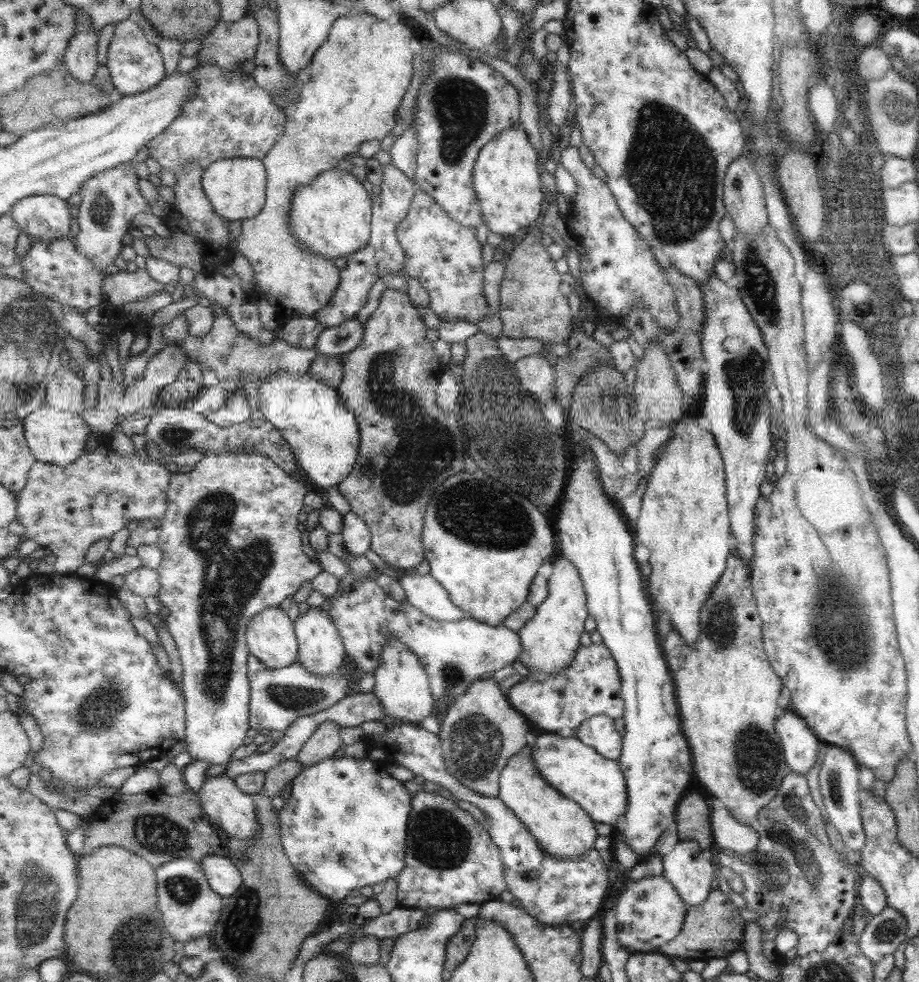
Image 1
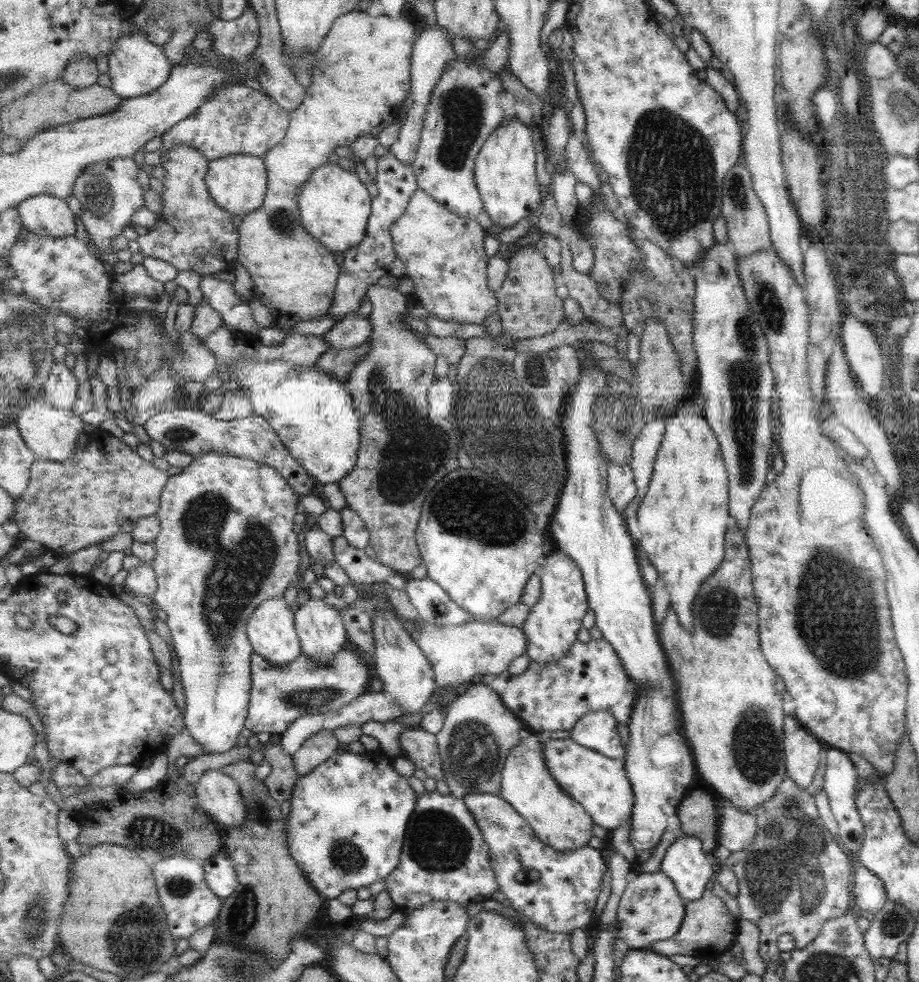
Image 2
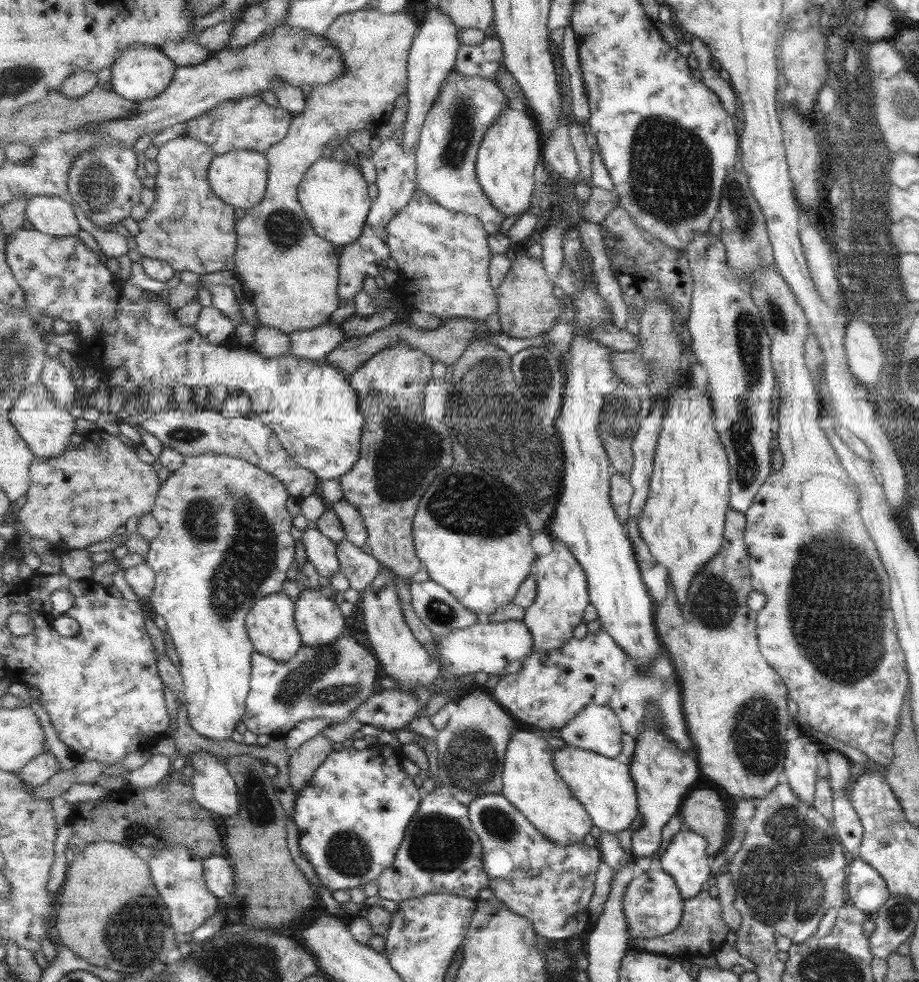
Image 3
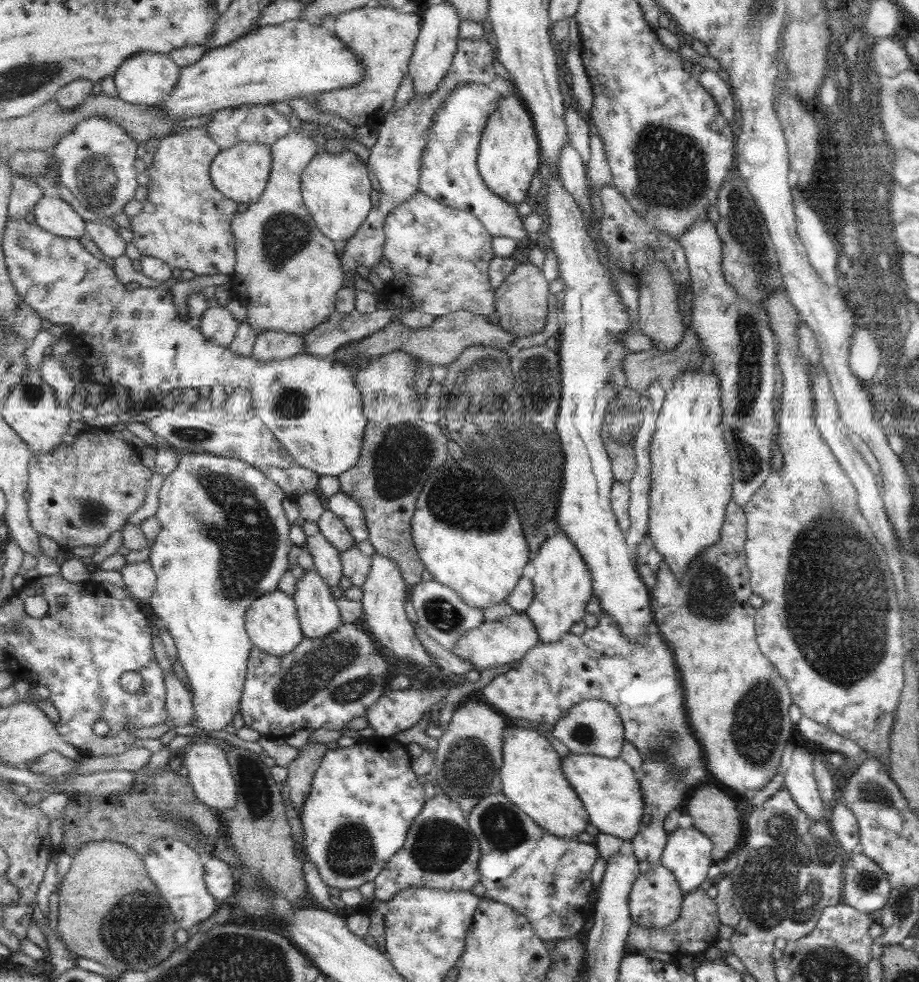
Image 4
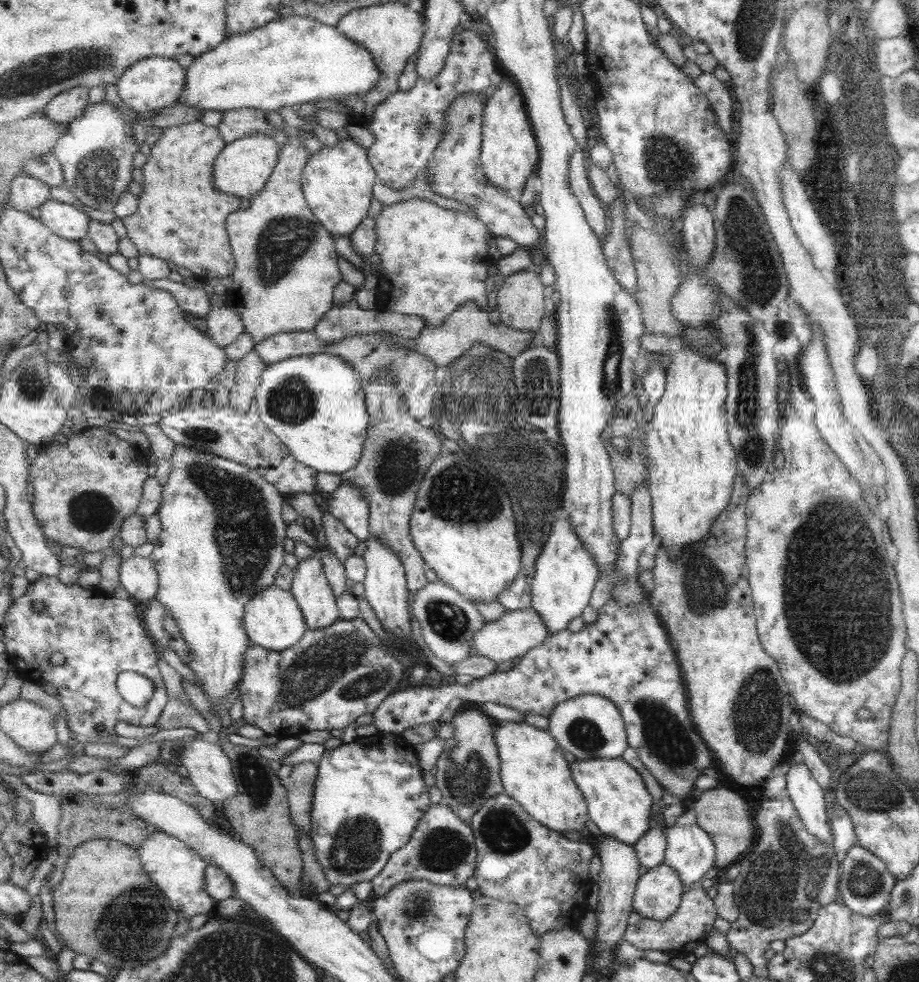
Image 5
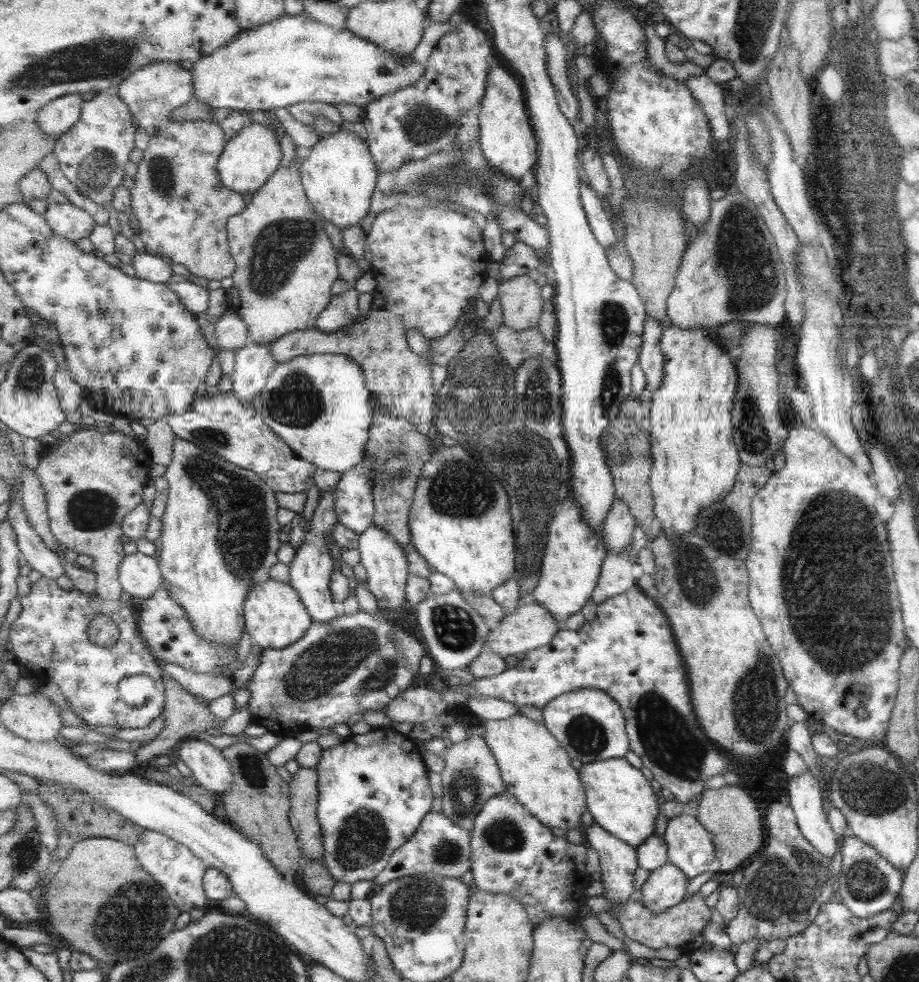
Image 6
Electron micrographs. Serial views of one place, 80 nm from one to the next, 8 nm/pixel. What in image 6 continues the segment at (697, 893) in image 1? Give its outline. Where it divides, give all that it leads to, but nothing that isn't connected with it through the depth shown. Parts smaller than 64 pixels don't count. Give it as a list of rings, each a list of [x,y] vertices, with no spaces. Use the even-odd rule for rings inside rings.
[[[681,814],[667,822],[666,833],[663,836],[665,843],[668,846],[669,863],[678,865],[678,868],[683,870],[690,879],[708,872],[707,862],[713,861],[713,846],[709,840],[706,826],[695,816],[687,816]]]

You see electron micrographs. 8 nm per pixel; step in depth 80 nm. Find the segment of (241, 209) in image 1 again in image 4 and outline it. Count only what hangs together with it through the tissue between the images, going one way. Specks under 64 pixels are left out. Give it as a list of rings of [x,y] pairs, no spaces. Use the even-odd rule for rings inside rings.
[[[242,142],[229,150],[222,150],[211,165],[210,175],[214,185],[235,202],[254,204],[266,191],[273,168],[274,155],[271,144],[263,142]]]

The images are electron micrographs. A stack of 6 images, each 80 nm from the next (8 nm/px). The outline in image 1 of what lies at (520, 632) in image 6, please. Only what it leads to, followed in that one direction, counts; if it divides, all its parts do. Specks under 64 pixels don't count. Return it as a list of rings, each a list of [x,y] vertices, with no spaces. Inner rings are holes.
[[[371,577],[355,578],[352,587],[342,587],[342,593],[331,604],[327,610],[333,622],[337,625],[344,640],[346,656],[349,663],[358,670],[359,673],[371,673],[382,662],[382,651],[386,646],[386,640],[390,636],[398,636],[419,658],[430,676],[430,687],[433,696],[437,700],[452,702],[461,698],[471,685],[485,676],[488,677],[496,670],[501,670],[509,664],[518,660],[523,652],[523,643],[517,630],[511,630],[504,624],[491,626],[475,620],[473,618],[461,619],[458,621],[440,621],[423,614],[419,608],[415,608],[411,602],[406,600],[401,604],[391,594],[381,588]]]

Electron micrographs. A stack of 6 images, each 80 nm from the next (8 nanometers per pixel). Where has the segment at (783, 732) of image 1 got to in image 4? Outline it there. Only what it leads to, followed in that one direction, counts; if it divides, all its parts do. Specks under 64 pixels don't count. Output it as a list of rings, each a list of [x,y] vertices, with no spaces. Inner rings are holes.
[[[794,745],[790,764],[783,774],[785,788],[795,805],[807,814],[811,822],[819,822],[826,819],[827,813],[824,813],[823,803],[817,792],[812,755],[809,747]]]

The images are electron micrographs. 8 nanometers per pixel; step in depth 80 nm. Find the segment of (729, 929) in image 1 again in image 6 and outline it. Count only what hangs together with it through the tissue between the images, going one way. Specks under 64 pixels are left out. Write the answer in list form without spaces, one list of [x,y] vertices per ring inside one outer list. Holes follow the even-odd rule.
[[[635,890],[631,900],[621,904],[612,904],[603,896],[593,896],[586,899],[585,906],[589,913],[595,915],[603,914],[606,911],[612,914],[612,917],[621,924],[625,937],[632,938],[653,949],[672,947],[689,950],[689,942],[707,928],[711,912],[701,893],[693,895],[690,899],[685,898],[681,904],[668,908],[663,914],[651,912],[650,908],[642,903],[641,897],[641,891]]]

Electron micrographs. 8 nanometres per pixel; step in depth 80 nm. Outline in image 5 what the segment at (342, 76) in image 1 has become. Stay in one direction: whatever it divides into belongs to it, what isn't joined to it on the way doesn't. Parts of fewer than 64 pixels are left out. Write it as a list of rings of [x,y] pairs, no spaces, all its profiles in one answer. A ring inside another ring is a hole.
[[[391,1],[356,8],[343,16],[336,27],[339,32],[362,44],[371,54],[374,54],[375,62],[380,64],[382,70],[380,81],[366,95],[350,96],[341,102],[353,111],[355,119],[366,121],[373,108],[383,104],[392,94],[399,92],[399,76],[403,74],[409,58],[420,50],[427,23],[423,13],[410,10],[406,2]],[[289,137],[280,148],[279,162],[270,182],[254,196],[248,209],[241,209],[228,216],[228,231],[236,269],[232,276],[233,285],[228,289],[227,295],[241,314],[246,333],[251,336],[255,345],[282,333],[314,330],[335,306],[335,289],[344,281],[339,256],[335,250],[335,240],[321,224],[318,216],[315,216],[303,192],[302,174],[308,162],[310,154],[302,139]]]

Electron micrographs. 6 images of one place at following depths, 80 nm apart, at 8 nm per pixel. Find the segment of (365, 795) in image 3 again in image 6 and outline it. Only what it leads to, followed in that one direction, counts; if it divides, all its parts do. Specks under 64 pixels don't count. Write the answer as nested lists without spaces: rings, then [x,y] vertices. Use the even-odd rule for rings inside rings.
[[[374,729],[364,734],[351,734],[341,743],[324,751],[320,763],[315,768],[318,772],[318,820],[323,830],[323,843],[325,843],[324,861],[335,882],[355,884],[359,881],[373,882],[377,876],[388,866],[391,857],[400,847],[403,847],[416,834],[422,822],[431,813],[433,806],[433,790],[429,784],[429,770],[423,761],[421,746],[407,735],[390,729]]]

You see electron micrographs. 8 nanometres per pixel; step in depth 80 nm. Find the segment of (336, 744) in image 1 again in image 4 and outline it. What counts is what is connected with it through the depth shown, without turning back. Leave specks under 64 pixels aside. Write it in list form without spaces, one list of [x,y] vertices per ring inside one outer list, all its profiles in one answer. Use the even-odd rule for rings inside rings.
[[[308,743],[302,748],[300,757],[295,758],[288,766],[288,798],[298,815],[303,814],[306,796],[311,792],[315,773],[327,751],[327,746],[323,743]]]

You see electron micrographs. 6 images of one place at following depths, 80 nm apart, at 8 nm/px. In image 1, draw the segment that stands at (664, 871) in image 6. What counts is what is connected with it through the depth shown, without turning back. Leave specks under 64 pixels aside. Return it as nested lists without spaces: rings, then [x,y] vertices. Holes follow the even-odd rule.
[[[665,876],[643,878],[628,883],[617,903],[617,936],[619,943],[630,952],[651,953],[682,934],[688,913],[686,901]]]

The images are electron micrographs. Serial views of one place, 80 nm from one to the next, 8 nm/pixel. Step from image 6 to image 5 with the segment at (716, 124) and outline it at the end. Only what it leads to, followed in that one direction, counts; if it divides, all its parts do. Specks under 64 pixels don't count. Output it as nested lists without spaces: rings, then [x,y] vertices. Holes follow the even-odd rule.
[[[702,73],[694,79],[696,85],[707,95],[711,110],[715,112],[716,121],[724,133],[731,131],[731,98],[723,83],[713,74]]]

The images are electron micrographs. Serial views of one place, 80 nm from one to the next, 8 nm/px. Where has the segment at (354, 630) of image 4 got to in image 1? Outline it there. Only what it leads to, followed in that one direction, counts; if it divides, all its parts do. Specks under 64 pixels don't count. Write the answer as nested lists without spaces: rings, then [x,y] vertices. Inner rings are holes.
[[[255,655],[250,656],[248,669],[252,686],[250,728],[284,732],[301,716],[331,708],[346,696],[355,693],[354,682],[361,674],[348,660],[337,672],[329,676],[319,676],[307,670],[299,660],[285,668],[269,668]]]

